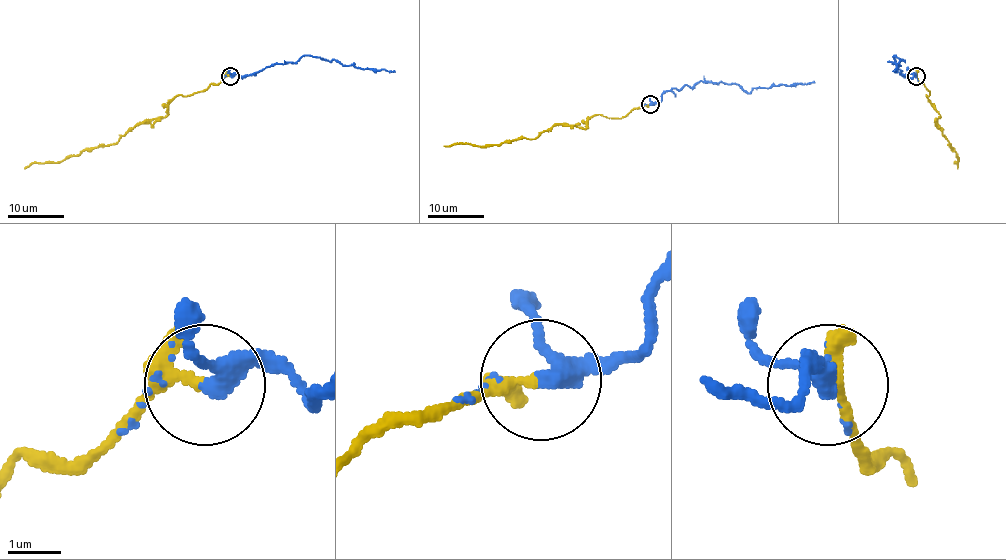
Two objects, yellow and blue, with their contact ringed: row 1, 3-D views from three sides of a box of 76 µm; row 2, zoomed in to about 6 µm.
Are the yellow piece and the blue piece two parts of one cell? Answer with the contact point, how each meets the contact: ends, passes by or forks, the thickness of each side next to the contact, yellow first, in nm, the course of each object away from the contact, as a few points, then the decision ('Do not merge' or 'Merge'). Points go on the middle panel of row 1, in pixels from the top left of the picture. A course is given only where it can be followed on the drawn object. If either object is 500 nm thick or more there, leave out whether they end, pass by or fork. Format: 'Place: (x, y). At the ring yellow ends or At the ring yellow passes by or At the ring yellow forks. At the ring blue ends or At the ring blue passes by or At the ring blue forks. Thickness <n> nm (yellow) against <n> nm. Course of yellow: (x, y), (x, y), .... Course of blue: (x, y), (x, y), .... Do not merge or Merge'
Place: (650, 104). At the ring yellow passes by. At the ring blue forks. Thickness 200 nm (yellow) against 240 nm. Course of yellow: (649, 104), (633, 108), (621, 118), (597, 114), (585, 128), (556, 125), (534, 139), (443, 146). Course of blue: (649, 104), (661, 101), (673, 88), (693, 87), (700, 81), (738, 84), (750, 92), (781, 84), (815, 83). Merge

